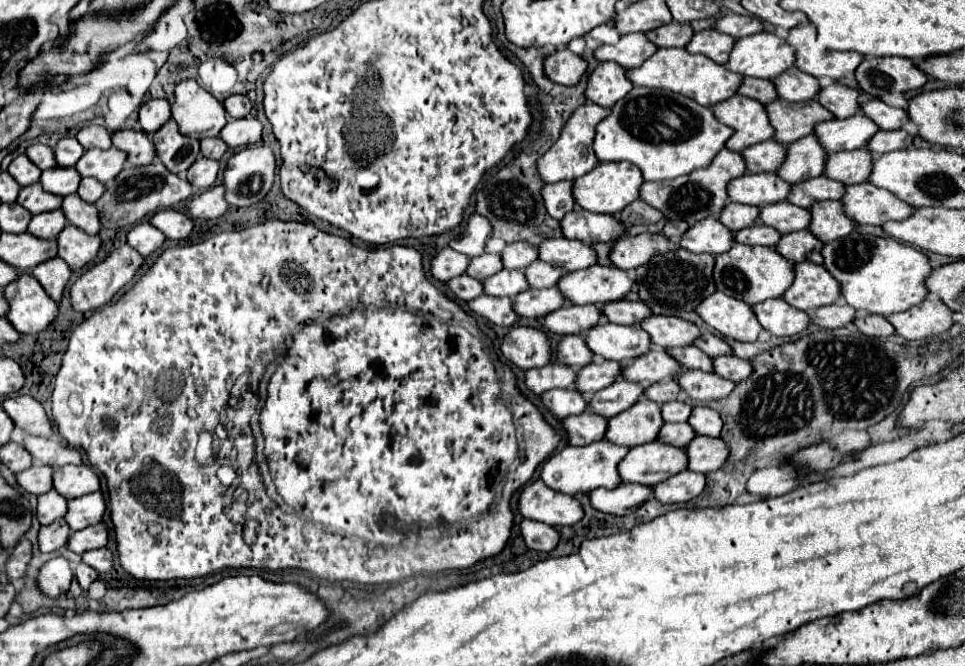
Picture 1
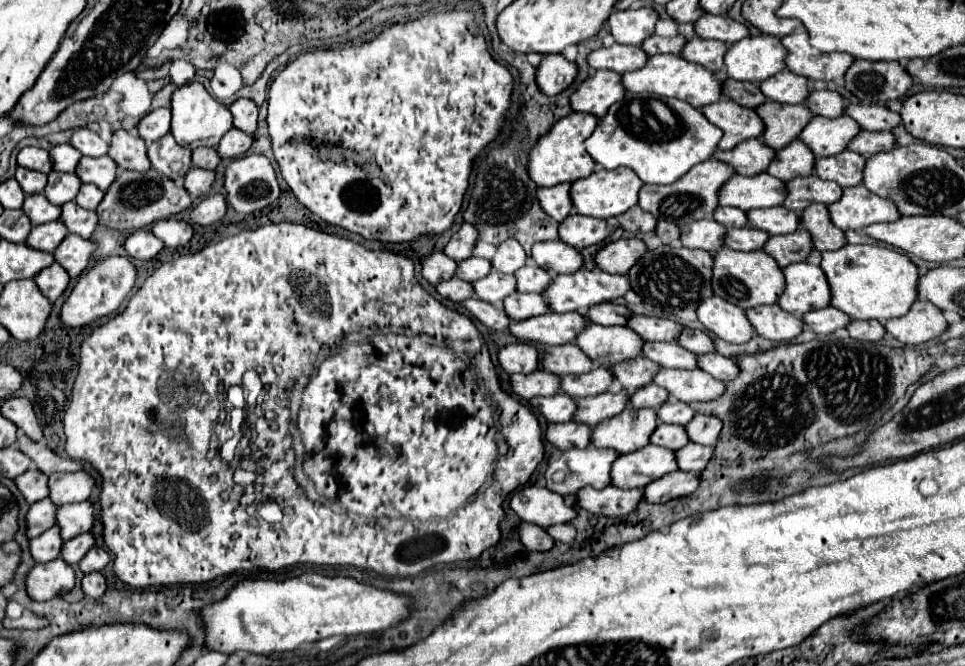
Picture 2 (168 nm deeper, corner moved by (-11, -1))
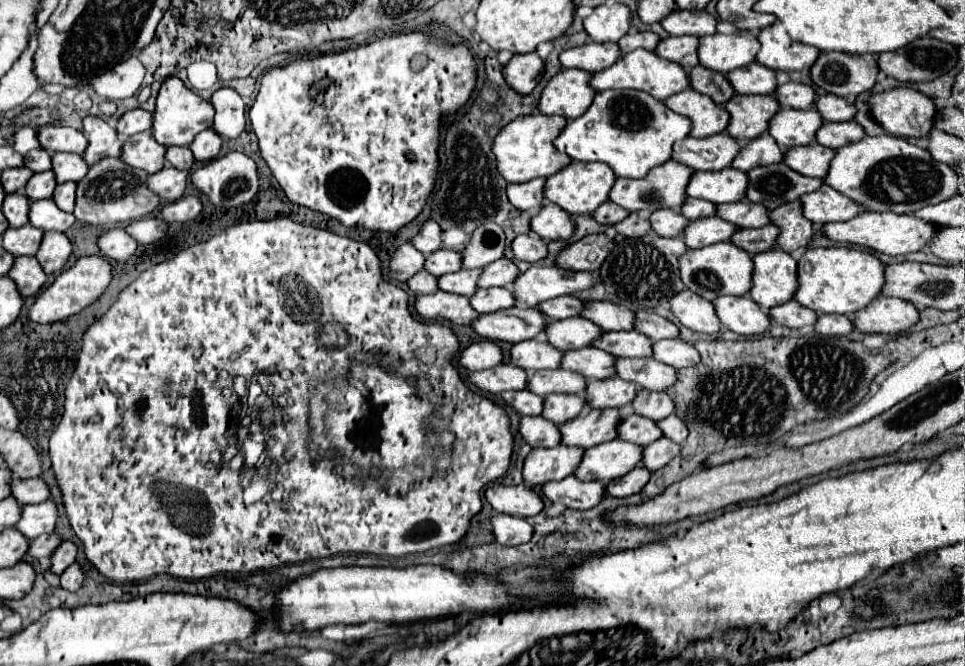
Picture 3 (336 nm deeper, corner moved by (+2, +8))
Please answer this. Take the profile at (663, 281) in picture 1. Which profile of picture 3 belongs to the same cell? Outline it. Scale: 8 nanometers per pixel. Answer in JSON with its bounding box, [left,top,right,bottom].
[601,233,687,309]

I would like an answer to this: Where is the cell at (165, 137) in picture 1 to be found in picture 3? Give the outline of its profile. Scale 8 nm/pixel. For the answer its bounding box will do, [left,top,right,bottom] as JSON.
[119,131,165,173]

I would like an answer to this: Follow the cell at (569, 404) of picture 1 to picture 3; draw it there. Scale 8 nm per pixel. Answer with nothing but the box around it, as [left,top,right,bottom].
[501,389,543,415]

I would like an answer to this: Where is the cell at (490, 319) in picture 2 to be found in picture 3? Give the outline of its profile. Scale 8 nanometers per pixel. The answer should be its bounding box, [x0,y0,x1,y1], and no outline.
[415,291,477,325]

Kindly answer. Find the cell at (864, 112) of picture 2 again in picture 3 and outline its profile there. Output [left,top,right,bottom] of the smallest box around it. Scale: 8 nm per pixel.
[815,95,855,121]

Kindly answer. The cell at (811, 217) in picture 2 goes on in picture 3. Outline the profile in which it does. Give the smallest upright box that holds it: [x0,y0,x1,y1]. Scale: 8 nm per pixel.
[769,201,815,253]

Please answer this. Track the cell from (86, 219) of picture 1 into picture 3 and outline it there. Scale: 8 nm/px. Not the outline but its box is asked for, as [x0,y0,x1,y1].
[29,199,75,231]

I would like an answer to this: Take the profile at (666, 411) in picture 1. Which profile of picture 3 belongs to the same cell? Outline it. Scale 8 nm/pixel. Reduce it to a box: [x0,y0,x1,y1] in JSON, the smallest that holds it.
[631,389,675,421]

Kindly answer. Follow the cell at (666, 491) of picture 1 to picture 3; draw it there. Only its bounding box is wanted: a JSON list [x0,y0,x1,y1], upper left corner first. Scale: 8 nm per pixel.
[605,467,649,497]

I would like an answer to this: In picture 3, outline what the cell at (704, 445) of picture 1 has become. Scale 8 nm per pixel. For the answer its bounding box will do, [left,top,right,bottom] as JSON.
[641,437,681,471]

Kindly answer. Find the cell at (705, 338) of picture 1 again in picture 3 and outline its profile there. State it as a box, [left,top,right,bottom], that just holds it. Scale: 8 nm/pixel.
[635,311,679,341]

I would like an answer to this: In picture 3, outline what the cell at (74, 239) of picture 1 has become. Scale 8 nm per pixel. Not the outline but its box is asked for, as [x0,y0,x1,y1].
[35,233,71,275]

